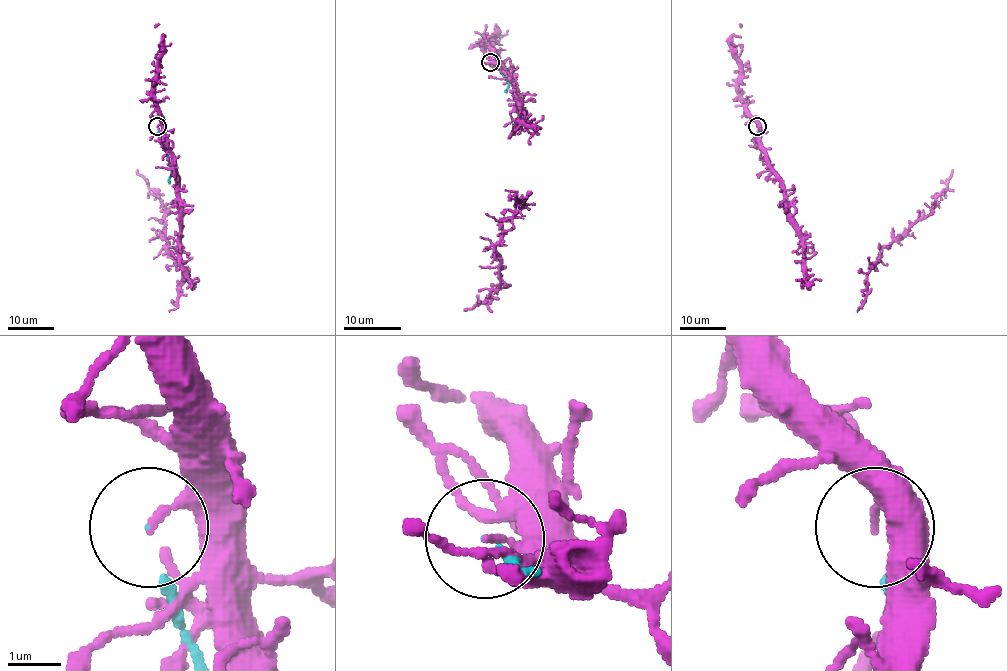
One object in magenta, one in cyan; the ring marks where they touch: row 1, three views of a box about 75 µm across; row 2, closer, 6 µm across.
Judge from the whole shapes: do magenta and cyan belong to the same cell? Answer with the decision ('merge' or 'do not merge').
do not merge

